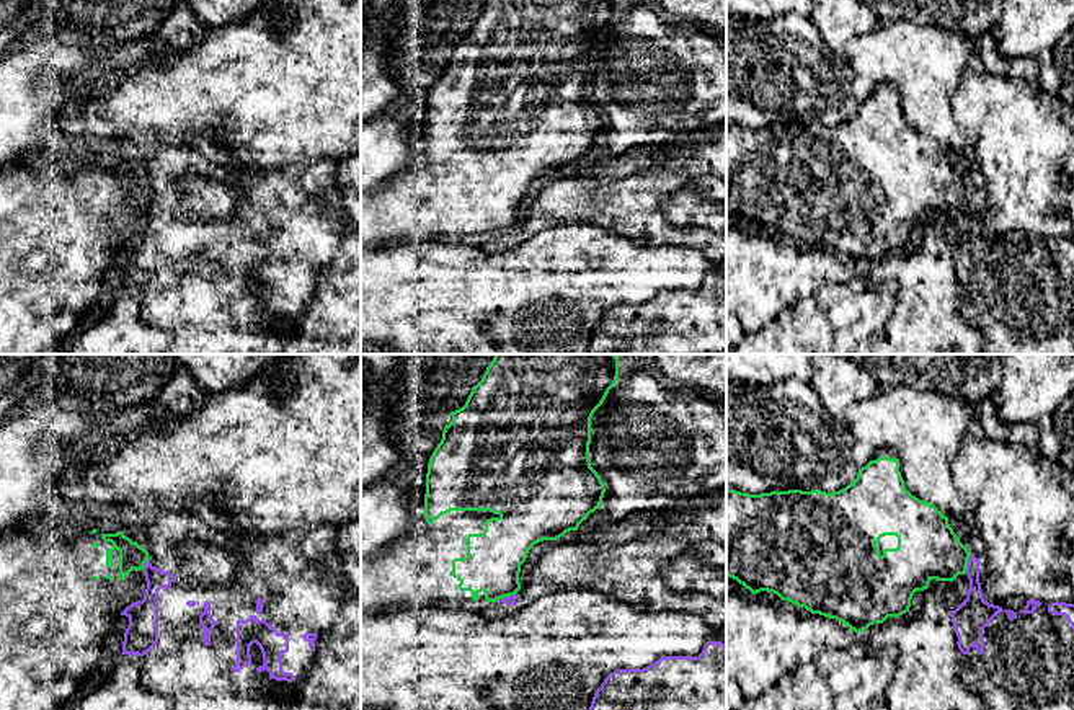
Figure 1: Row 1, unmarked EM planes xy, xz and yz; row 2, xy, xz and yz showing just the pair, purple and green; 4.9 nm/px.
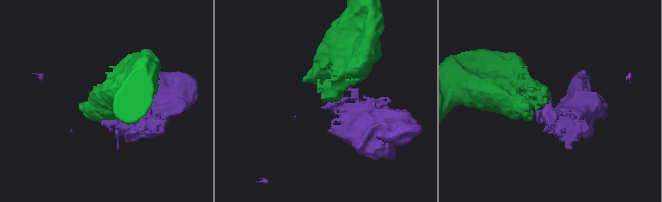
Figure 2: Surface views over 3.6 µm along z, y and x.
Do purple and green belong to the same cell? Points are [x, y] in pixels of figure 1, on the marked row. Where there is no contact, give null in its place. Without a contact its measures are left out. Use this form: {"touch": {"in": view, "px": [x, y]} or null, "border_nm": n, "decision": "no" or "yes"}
{"touch": {"in": "yz", "px": [968, 563]}, "border_nm": 90, "decision": "no"}

